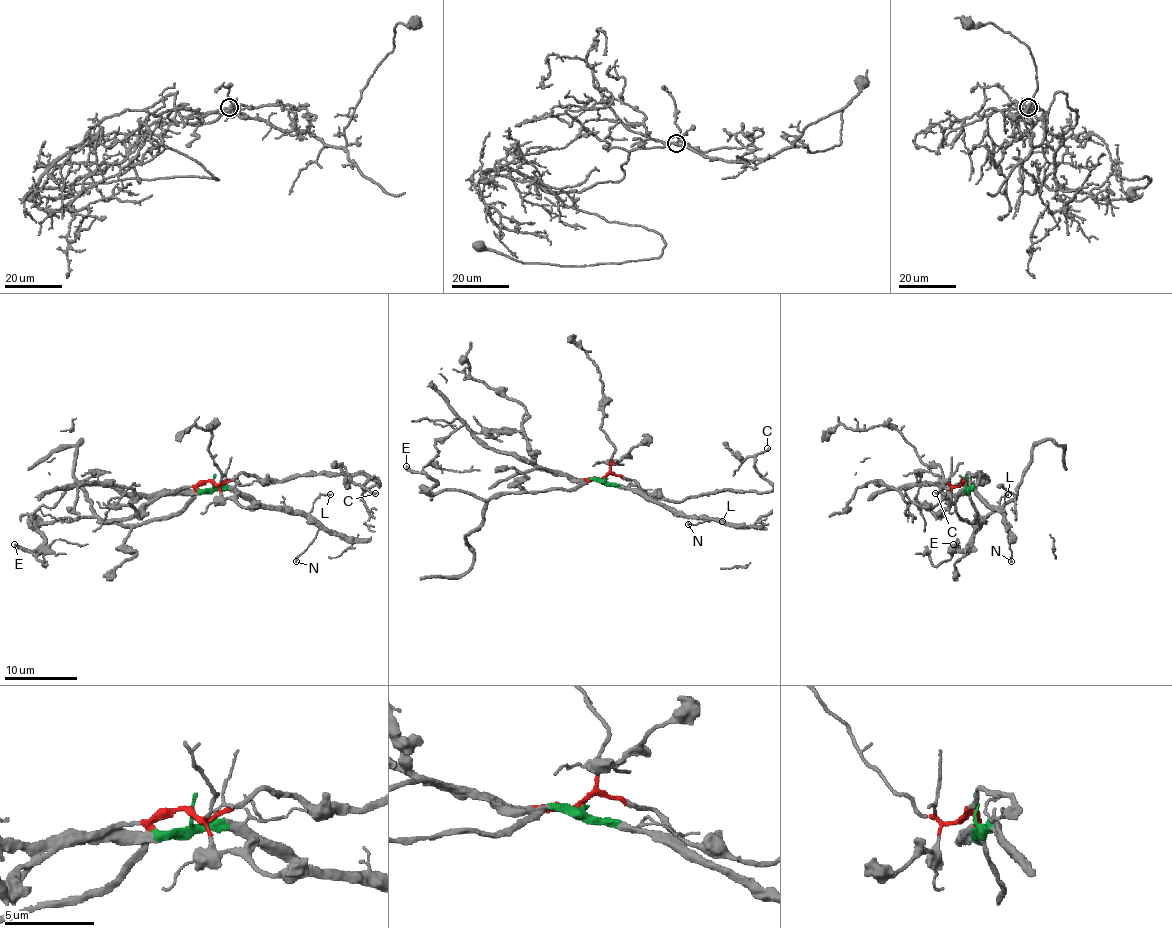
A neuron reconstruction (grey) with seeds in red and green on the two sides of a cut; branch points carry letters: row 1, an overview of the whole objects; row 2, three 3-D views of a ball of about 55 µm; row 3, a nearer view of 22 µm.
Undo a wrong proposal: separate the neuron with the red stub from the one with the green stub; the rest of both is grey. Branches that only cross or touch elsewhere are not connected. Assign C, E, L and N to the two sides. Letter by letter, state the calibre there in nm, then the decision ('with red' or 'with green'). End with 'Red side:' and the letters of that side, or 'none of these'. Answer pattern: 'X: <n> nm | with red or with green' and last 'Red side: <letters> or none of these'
C: 220 nm | with red
E: 380 nm | with red
L: 110 nm | with green
N: 110 nm | with green
Red side: C, E

